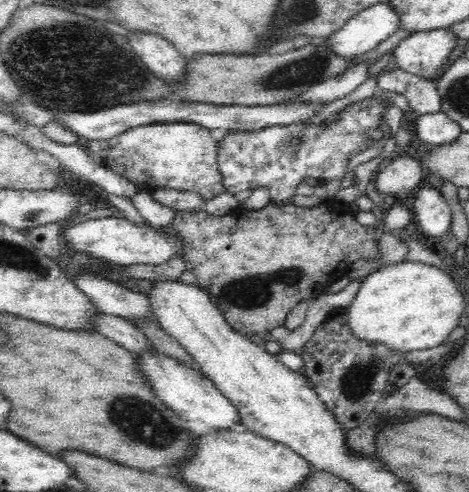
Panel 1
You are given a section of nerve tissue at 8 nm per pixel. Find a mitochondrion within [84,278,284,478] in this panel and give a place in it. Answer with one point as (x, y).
(149, 426)

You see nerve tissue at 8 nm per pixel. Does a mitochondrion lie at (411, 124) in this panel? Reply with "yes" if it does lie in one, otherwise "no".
no

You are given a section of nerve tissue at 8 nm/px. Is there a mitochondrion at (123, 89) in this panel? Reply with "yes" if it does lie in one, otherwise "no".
yes

